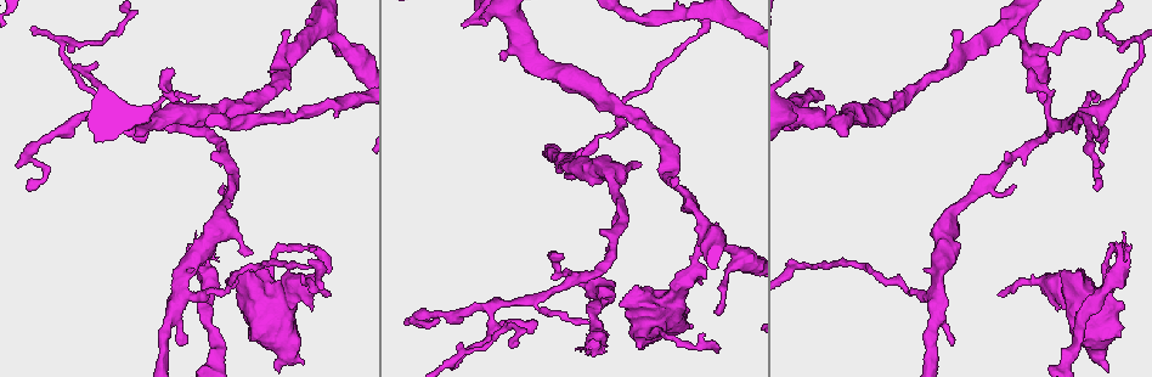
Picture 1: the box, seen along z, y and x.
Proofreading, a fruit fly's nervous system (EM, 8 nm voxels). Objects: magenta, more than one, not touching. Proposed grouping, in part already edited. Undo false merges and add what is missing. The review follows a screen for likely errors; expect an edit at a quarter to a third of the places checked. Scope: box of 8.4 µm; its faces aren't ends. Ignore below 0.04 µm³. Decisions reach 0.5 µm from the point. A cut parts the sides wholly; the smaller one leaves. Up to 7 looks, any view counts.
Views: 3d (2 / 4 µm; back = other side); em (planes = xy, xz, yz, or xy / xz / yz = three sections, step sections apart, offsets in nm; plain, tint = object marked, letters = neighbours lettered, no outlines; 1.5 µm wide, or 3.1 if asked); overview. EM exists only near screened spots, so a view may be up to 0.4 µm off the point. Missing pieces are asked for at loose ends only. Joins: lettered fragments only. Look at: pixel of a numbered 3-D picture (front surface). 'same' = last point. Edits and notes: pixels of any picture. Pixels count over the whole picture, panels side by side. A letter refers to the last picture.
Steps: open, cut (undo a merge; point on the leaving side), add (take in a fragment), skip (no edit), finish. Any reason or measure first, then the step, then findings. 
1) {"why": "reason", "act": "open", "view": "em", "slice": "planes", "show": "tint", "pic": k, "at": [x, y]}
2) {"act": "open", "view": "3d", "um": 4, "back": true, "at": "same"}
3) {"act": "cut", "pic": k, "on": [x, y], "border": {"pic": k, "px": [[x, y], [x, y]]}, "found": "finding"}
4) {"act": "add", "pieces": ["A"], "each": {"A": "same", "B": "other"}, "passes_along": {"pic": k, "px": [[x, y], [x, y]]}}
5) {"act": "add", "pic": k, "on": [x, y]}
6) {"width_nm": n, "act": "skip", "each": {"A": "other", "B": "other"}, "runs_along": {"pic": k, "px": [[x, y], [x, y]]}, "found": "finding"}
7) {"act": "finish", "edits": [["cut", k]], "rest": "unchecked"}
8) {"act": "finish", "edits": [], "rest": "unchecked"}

{"why": "three arms meet", "act": "open", "view": "em", "slice": "planes", "show": "letters", "pic": 1, "at": [326, 21]}

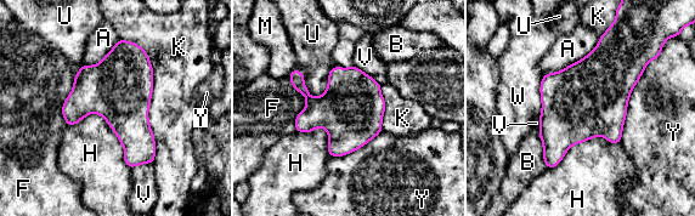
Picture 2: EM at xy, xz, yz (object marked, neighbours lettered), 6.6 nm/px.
{"act": "skip", "each": {"A": "other", "B": "other", "F": "other", "H": "other", "K": "other", "M": "other", "U": "other", "V": "other", "W": "other", "Y": "other"}, "border": {"pic": 2, "px": [[67, 124], [99, 113], [131, 169]]}, "found": "continuous, no second neuron"}

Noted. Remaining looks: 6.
{"why": "long arm stops here", "act": "open", "view": "em", "slice": "planes", "show": "plain", "pic": 1, "at": [330, 272]}

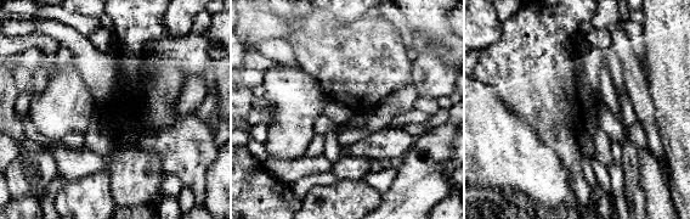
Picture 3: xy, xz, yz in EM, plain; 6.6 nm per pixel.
{"act": "open", "view": "em", "slice": "planes", "show": "tint", "at": "same"}

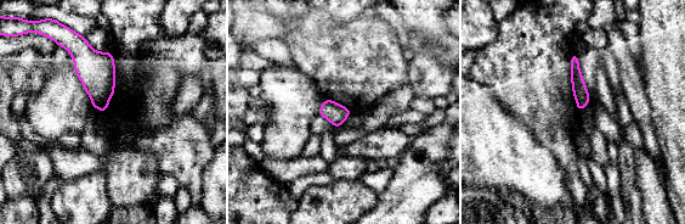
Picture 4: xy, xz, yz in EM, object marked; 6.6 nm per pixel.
{"why": "see the neighbours", "act": "open", "view": "em", "slice": "planes", "show": "letters", "at": "same"}

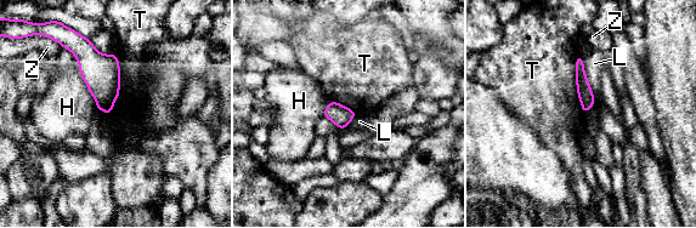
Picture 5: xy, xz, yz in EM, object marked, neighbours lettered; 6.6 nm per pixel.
{"act": "skip", "each": {"H": "other", "L": "other", "T": "other", "Z": "other"}, "border": {"pic": 5, "px": [[582, 57], [593, 95], [584, 114]]}, "found": "none of them fits"}

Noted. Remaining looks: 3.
{"why": "thick turns thin", "act": "open", "view": "em", "slice": "xz", "step": 4, "show": "tint", "pic": 1, "at": [1064, 358]}

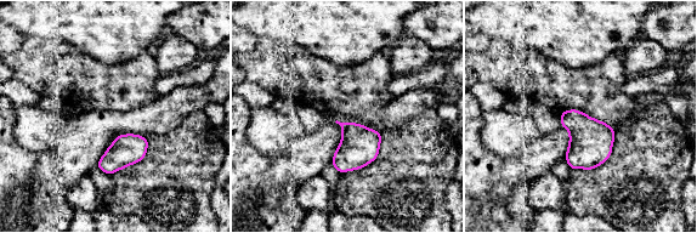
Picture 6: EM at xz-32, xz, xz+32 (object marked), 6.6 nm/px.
{"why": "cut it another way", "act": "open", "view": "em", "slice": "planes", "show": "letters", "at": "same"}

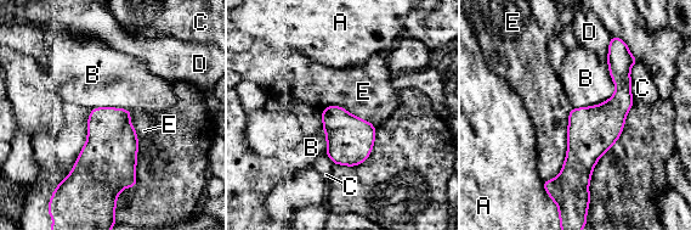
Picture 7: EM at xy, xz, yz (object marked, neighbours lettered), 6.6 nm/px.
{"longest_contact_nm": ["E", 500], "act": "skip", "each": {"A": "other", "B": "other", "C": "other", "D": "other", "E": "other"}, "border": {"pic": 7, "px": [[572, 108], [565, 162], [543, 181]]}, "found": "all the same neuron"}

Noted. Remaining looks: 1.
{"act": "finish", "edits": [], "rest": "unchecked"}

